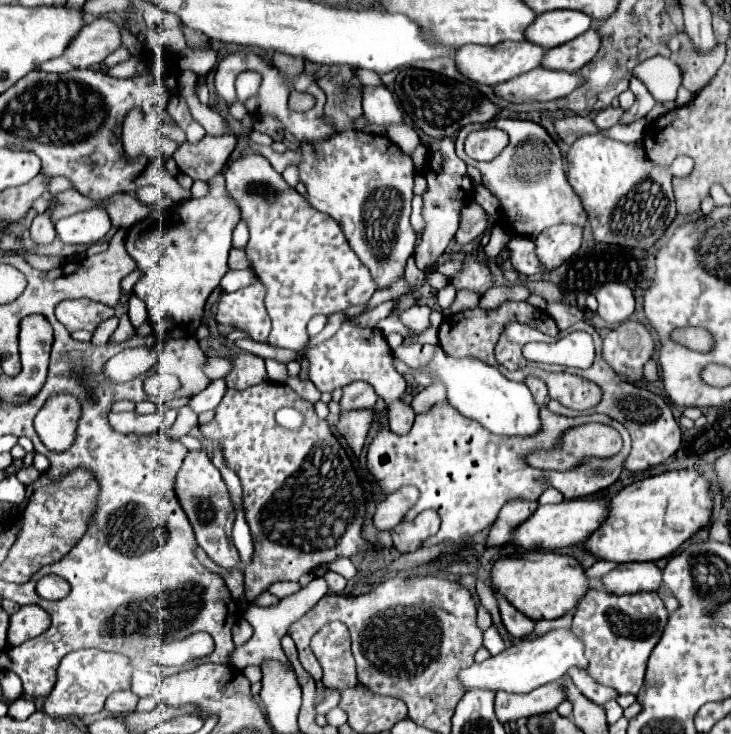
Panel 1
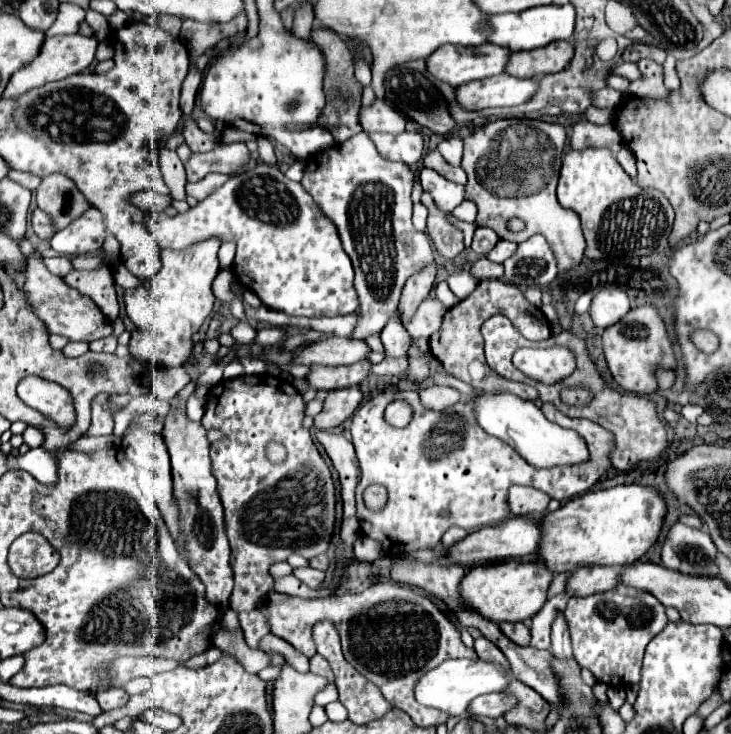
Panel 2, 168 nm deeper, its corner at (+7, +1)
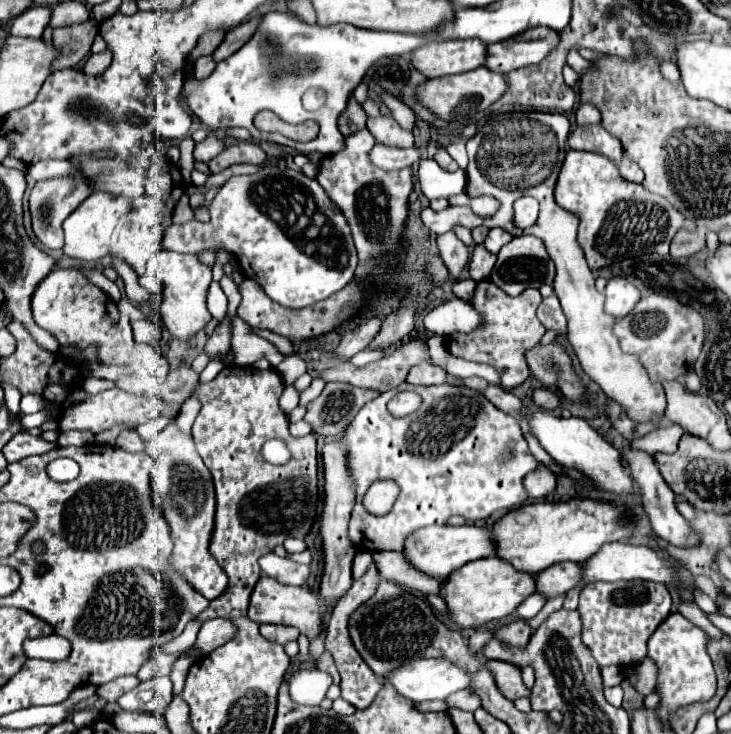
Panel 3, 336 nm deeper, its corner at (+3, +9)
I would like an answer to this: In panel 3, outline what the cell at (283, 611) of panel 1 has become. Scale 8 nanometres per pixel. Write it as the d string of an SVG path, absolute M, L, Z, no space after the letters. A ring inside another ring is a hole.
M320 669L300 671L290 677L290 697L300 705L320 705L330 685L332 677Z

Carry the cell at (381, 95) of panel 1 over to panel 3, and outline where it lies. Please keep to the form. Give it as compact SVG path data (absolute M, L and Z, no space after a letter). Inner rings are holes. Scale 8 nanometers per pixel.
M376 117L368 119L368 131L376 137L376 143L386 145L386 147L412 147L414 145L414 135L404 131L392 117Z

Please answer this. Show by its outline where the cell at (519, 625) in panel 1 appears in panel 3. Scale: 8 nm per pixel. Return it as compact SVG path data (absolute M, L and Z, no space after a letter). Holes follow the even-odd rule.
M522 619L512 621L512 623L500 627L500 629L494 633L494 637L496 637L500 643L506 643L508 647L526 647L530 635L532 635L532 631L530 631L528 623L522 621Z

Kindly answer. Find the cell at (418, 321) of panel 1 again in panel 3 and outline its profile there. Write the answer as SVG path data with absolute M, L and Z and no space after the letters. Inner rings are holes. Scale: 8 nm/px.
M448 299L424 317L424 327L440 337L450 333L470 333L482 327L482 315L474 307L460 299Z

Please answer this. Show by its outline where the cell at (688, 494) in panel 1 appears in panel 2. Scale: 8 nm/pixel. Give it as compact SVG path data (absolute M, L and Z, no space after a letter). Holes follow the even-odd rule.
M632 483L586 493L568 501L558 511L544 515L540 559L554 573L592 565L632 565L658 541L666 513L666 495L656 487Z

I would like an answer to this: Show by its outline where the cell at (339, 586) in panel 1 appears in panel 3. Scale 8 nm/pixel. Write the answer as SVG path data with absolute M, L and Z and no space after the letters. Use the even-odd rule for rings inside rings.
M274 553L264 555L258 563L262 567L262 573L266 573L268 577L274 577L276 581L286 583L286 585L302 585L302 583L306 583L306 579L310 575L308 565L294 563L290 559L278 557Z

